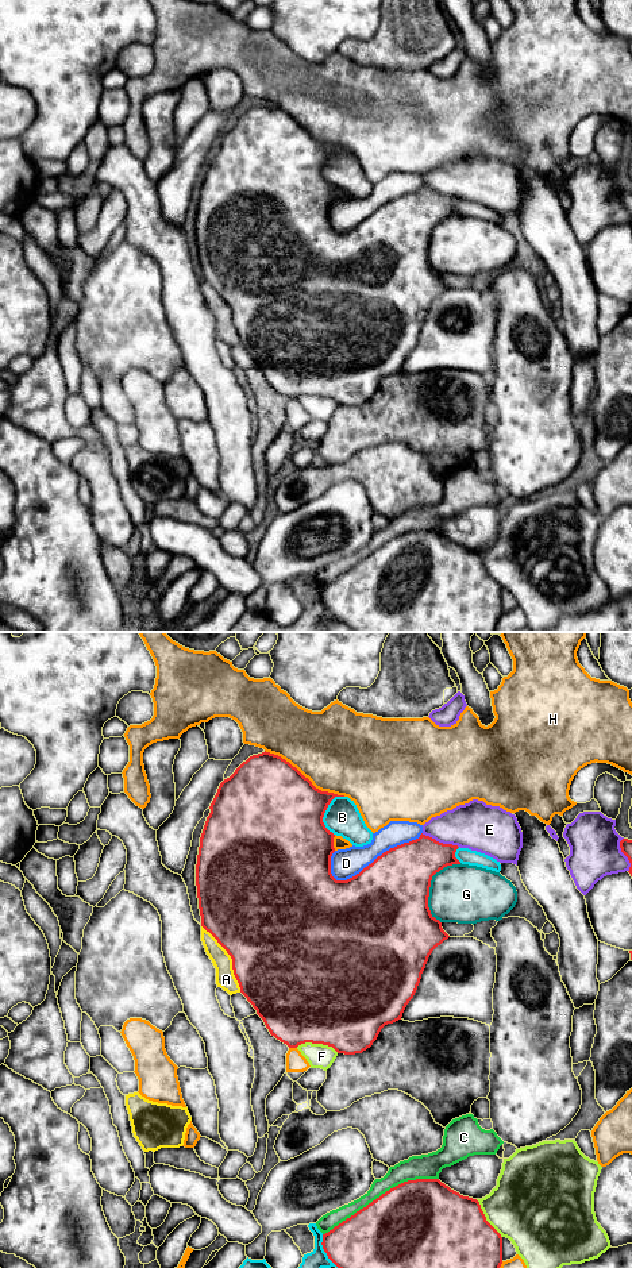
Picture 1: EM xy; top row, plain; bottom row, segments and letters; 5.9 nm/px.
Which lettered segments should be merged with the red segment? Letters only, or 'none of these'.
none of these

